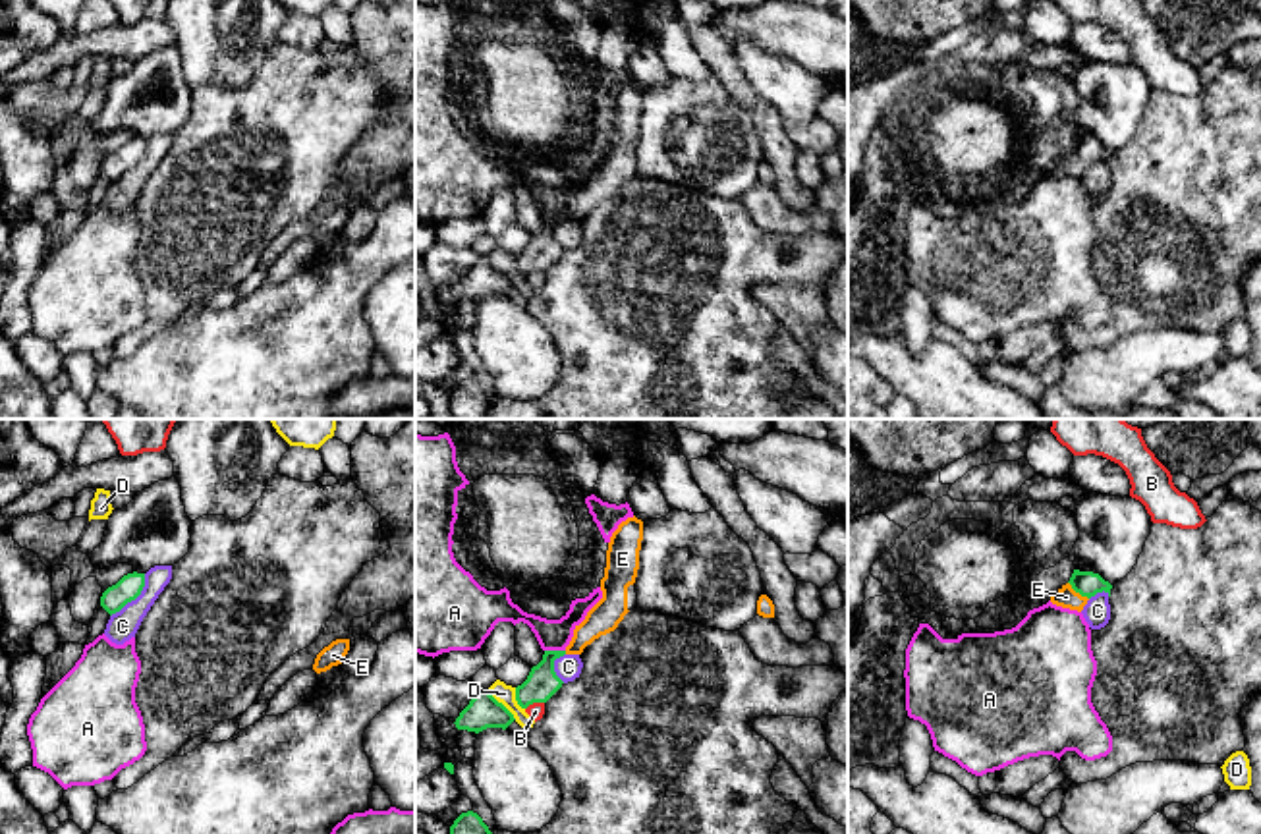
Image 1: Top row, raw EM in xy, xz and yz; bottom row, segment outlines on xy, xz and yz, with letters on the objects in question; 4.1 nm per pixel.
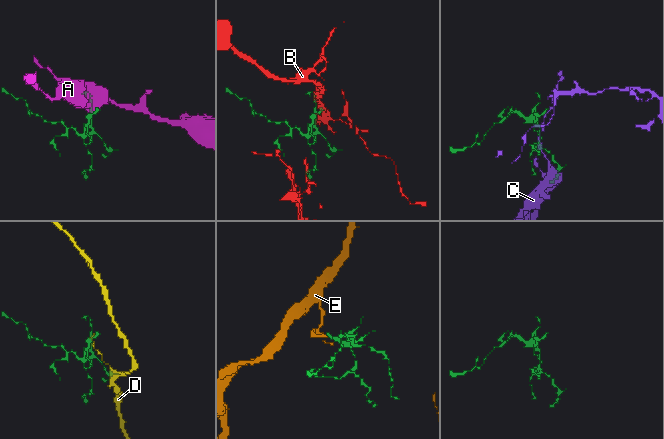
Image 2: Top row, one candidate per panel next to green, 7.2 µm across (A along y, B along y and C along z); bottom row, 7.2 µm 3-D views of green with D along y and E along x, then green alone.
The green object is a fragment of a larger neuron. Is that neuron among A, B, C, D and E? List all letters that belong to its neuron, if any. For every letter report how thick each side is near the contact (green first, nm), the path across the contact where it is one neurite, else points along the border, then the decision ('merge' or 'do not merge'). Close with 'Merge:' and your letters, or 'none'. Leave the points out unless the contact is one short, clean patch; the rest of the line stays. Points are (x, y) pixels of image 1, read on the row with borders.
A: calibres 140 and 130 nm; border xz (545, 649), (564, 651); do not merge
B: calibres 140 and 70 nm; border xz (543, 701), (533, 701), (526, 709); do not merge
C: calibres 100 and 120 nm; do not merge
D: calibres 140 and 80 nm; border xz (485, 690), (516, 719); do not merge
E: calibres 110 and 90 nm; way yz (1088, 583), (1078, 591), (1066, 597); merge
Merge: E

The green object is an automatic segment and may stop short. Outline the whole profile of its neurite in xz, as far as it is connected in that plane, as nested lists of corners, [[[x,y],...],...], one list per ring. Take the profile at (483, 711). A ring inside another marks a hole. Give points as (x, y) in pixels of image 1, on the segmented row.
[[[481,689],[456,718],[458,730],[483,732],[487,728],[506,730],[514,722],[514,714],[498,703],[487,689]]]

